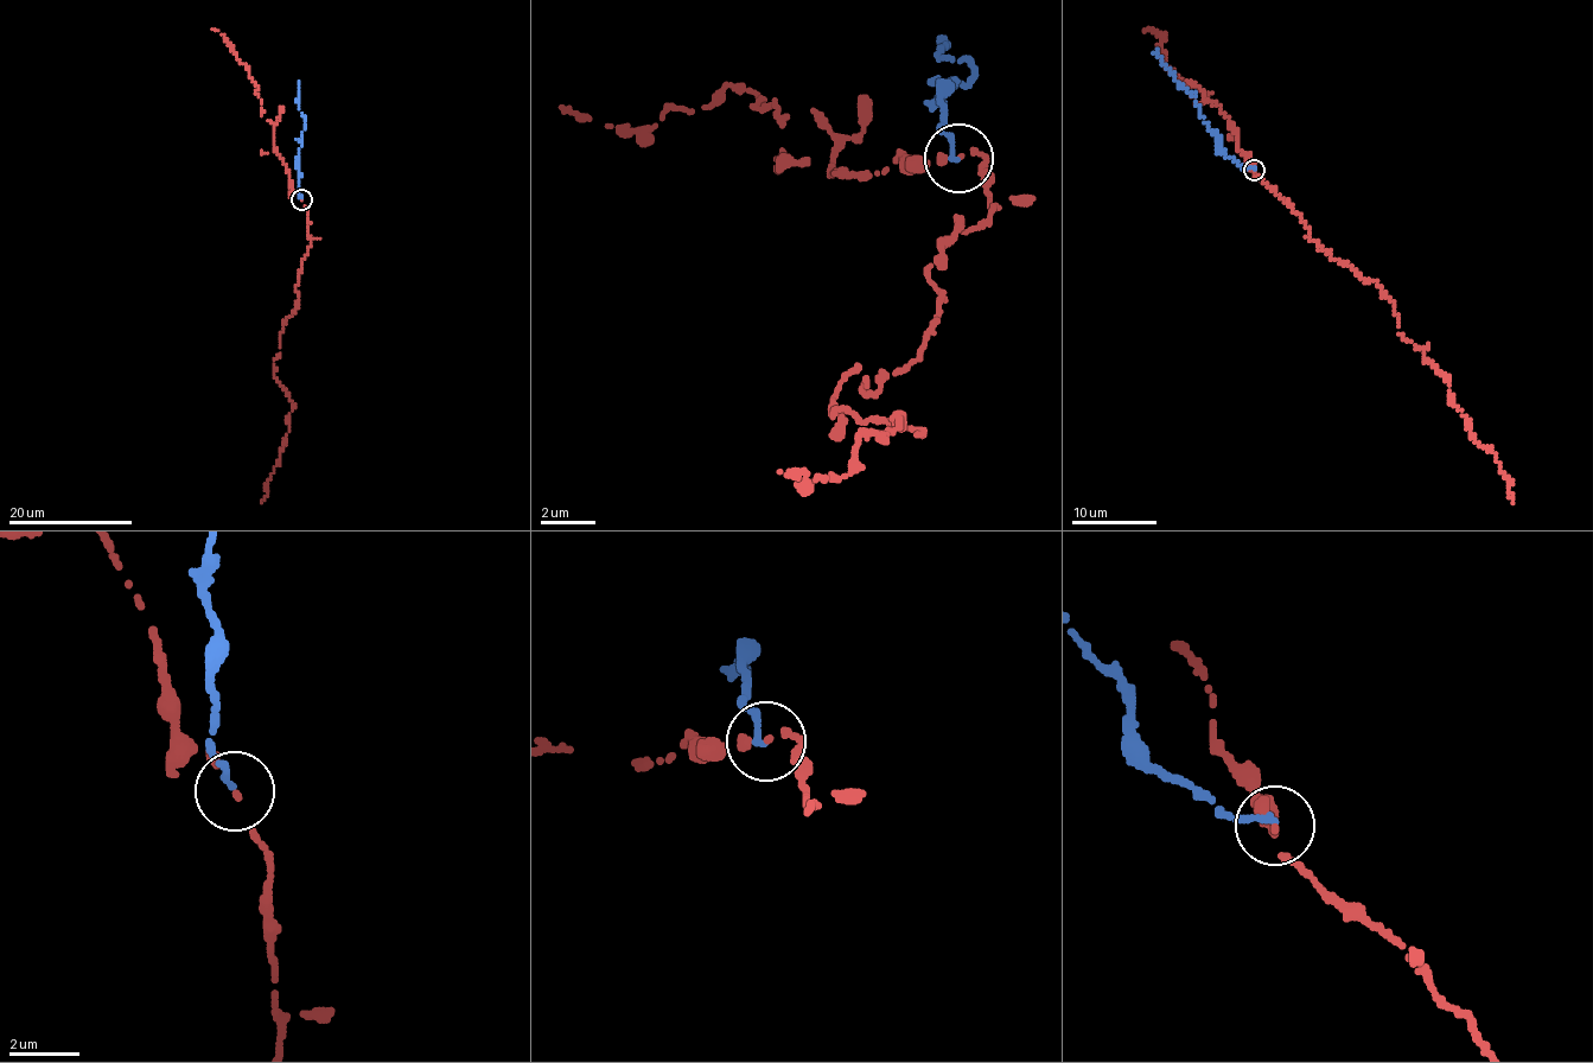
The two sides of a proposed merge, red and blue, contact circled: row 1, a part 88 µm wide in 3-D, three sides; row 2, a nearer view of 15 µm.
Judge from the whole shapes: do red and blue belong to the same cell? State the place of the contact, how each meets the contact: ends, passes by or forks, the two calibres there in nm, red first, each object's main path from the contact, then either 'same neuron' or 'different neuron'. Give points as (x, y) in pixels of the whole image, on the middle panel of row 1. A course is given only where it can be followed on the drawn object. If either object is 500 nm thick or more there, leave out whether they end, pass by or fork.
at (959, 158); red passes by; blue ends there; 100 nm thick on the red side, 180 nm on the other; red runs (961, 156), (994, 214), (926, 267), (940, 323), (830, 398), (919, 431), (776, 471); blue runs (961, 158), (940, 126), (940, 93), (940, 102), (954, 81), (954, 84), (974, 74), (940, 58), (940, 44); different neuron

